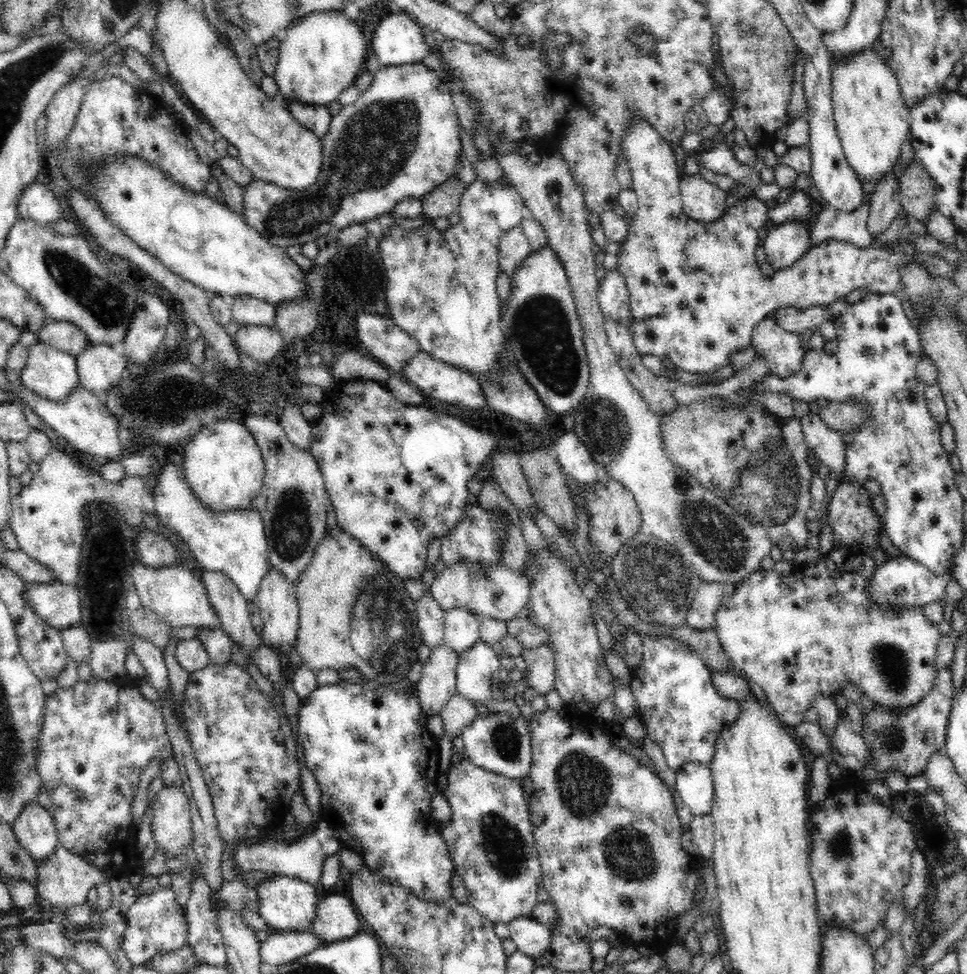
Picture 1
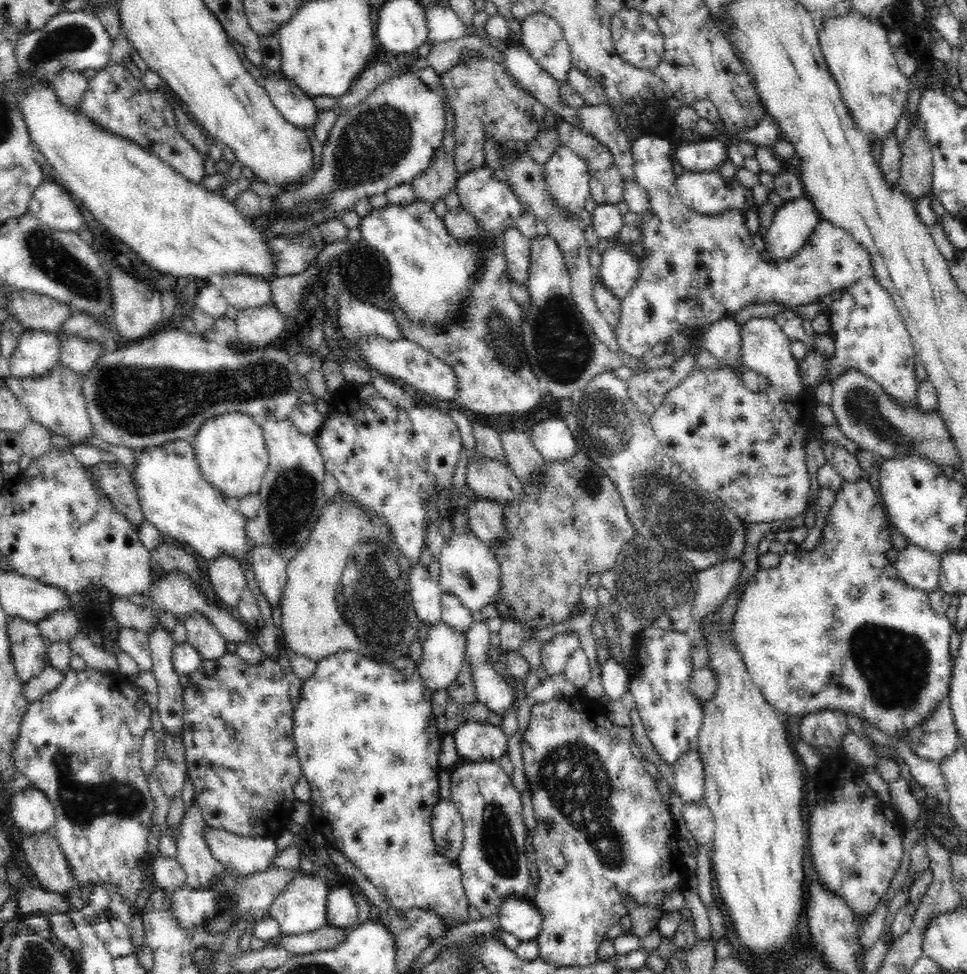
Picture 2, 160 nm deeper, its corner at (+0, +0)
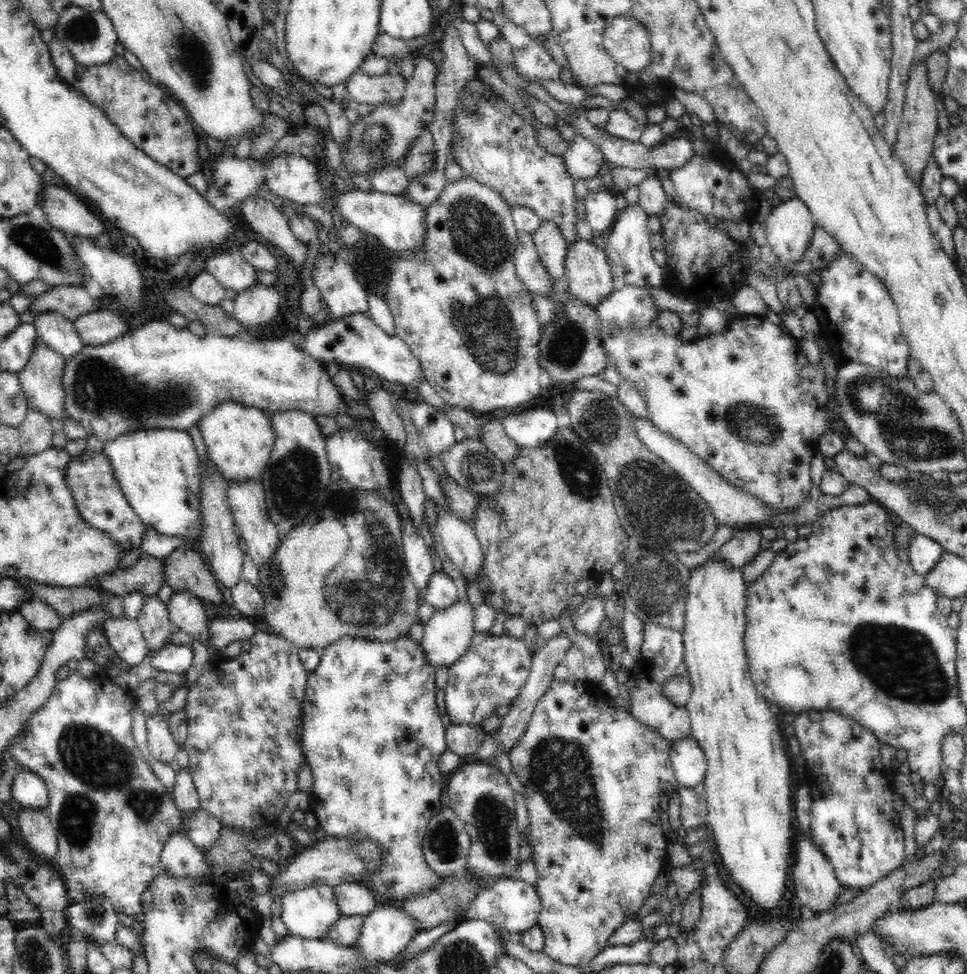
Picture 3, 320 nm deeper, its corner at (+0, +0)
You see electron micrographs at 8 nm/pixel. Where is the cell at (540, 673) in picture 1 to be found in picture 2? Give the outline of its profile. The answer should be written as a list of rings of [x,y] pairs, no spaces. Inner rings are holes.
[[[575,632],[558,634],[552,638],[541,650],[541,666],[547,676],[550,678],[561,674],[569,656],[580,646],[580,640]]]

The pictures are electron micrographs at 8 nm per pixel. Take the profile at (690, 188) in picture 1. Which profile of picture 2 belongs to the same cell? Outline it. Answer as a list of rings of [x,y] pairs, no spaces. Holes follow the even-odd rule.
[[[683,171],[676,178],[675,184],[678,195],[681,197],[684,205],[698,214],[718,215],[725,211],[736,211],[737,208],[741,208],[741,210],[746,212],[755,206],[754,197],[752,197],[750,189],[739,184],[736,178],[726,182],[719,172],[694,173]]]

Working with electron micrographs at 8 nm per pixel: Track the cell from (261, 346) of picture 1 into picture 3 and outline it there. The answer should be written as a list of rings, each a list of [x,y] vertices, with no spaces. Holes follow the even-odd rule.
[[[256,284],[237,294],[234,301],[233,317],[240,326],[260,328],[266,326],[277,316],[280,308],[280,295],[270,286]]]

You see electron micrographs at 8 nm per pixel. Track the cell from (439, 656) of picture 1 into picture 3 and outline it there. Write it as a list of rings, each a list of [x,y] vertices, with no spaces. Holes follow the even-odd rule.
[[[457,600],[456,604],[448,609],[435,610],[429,621],[424,623],[424,638],[420,640],[424,649],[426,662],[432,669],[446,667],[450,669],[468,652],[474,634],[475,610],[470,601]]]

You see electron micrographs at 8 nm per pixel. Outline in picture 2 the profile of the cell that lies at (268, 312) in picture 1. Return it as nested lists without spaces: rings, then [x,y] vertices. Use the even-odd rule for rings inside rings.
[[[224,276],[216,286],[236,309],[252,309],[272,304],[271,286],[253,276]]]

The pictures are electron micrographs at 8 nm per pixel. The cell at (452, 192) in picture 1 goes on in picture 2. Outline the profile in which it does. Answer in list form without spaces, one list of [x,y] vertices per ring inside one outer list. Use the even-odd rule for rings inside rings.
[[[440,148],[430,168],[422,176],[416,178],[410,186],[417,199],[434,206],[456,188],[461,175],[456,170],[451,156]]]

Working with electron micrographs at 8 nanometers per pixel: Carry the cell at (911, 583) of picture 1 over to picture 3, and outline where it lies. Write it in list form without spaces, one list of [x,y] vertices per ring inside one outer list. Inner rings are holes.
[[[916,533],[909,543],[909,564],[917,575],[926,577],[935,568],[944,551],[936,539]]]

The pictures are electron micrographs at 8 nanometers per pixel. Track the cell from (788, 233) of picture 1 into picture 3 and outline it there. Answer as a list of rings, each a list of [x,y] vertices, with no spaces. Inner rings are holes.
[[[793,198],[776,205],[763,226],[776,256],[782,262],[796,262],[808,248],[816,225],[804,202]]]

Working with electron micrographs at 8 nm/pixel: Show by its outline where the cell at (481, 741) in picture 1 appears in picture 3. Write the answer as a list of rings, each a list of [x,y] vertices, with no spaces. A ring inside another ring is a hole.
[[[452,724],[446,727],[447,750],[459,757],[474,754],[486,734],[483,727]]]

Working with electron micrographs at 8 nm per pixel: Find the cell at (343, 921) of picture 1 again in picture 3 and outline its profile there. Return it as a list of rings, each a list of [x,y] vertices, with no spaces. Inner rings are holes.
[[[359,881],[336,885],[334,895],[341,917],[362,915],[365,918],[376,906],[372,889]]]

